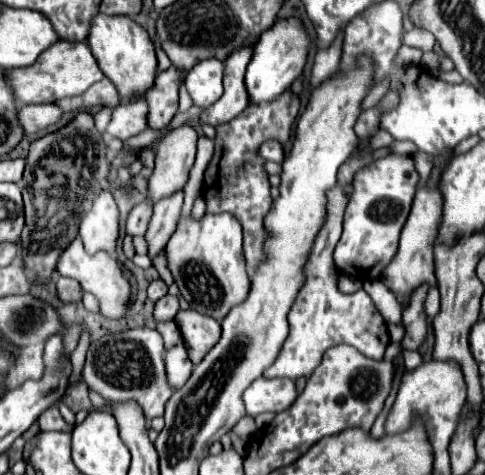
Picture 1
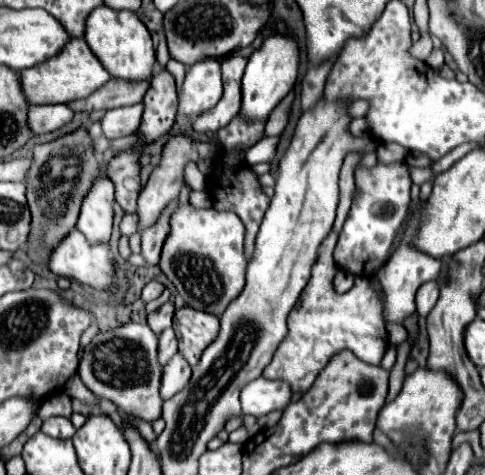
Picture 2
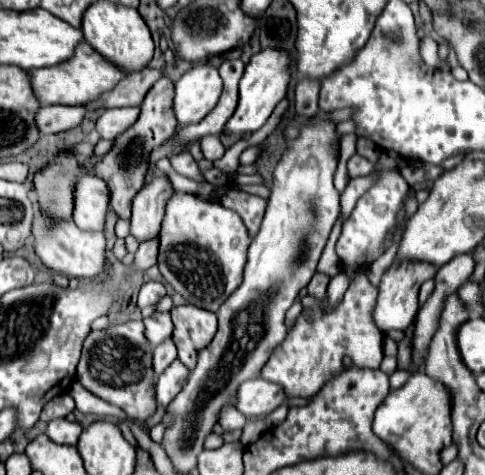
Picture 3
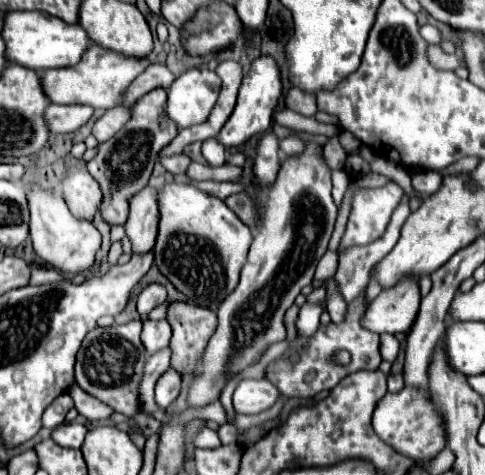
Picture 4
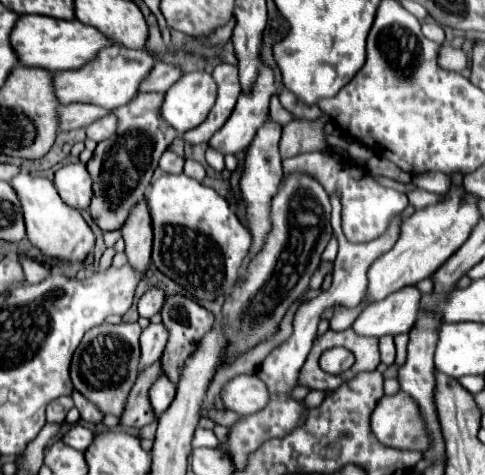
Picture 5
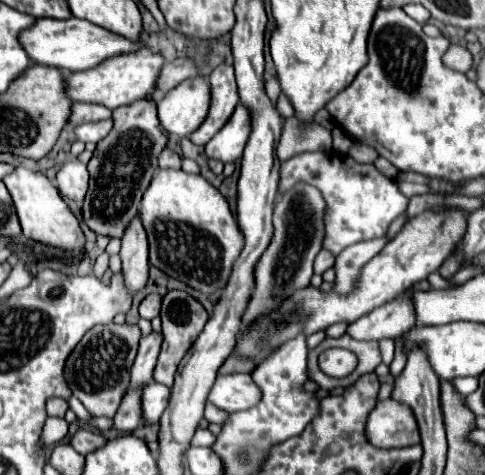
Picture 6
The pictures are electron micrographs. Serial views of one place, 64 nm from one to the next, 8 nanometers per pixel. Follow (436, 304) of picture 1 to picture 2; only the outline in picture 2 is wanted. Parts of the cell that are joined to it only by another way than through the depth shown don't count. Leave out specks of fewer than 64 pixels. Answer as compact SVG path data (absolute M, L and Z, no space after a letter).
M426 282L418 290L418 294L416 294L416 306L418 306L418 314L420 316L428 316L430 314L430 310L434 308L434 304L438 300L438 290L440 290L438 282Z

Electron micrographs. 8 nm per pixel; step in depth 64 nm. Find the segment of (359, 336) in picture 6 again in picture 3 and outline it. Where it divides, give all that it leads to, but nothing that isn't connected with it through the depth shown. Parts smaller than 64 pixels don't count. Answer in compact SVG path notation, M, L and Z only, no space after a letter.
M400 264L400 268L390 268L384 272L380 282L380 294L374 308L374 322L382 332L388 330L406 330L418 312L418 290L420 284L436 276L436 268L432 264Z

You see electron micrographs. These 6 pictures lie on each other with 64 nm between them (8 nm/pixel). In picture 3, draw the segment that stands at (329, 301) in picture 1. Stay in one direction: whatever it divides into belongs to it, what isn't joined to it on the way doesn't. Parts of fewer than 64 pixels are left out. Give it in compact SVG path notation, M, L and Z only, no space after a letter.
M316 272L308 284L308 296L322 302L322 308L310 306L314 318L308 322L306 316L298 316L294 326L288 330L286 340L272 352L268 364L262 368L262 378L282 384L286 396L310 398L314 396L332 376L342 370L342 356L350 356L356 366L378 368L382 362L384 334L372 324L372 308L376 304L378 288L370 284L366 276L354 280L344 294L344 300L336 308L328 308L328 280L330 276Z

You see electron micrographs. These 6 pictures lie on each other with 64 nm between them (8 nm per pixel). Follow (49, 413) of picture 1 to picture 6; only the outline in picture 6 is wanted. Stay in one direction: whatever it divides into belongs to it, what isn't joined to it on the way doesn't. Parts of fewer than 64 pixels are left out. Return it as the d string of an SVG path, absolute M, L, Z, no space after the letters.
M78 430L78 432L70 438L72 448L74 448L78 454L82 454L82 456L86 456L86 454L94 452L96 448L104 446L104 442L106 442L104 436L98 436L96 432L90 432L90 430Z

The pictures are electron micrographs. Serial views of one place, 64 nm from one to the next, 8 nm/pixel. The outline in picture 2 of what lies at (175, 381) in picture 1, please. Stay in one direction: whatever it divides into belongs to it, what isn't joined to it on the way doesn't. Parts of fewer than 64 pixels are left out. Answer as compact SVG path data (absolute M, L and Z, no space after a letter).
M176 352L176 356L172 356L172 360L164 366L162 372L162 396L164 400L172 398L174 394L178 394L190 380L190 364L184 360L184 356L180 356L180 352Z

